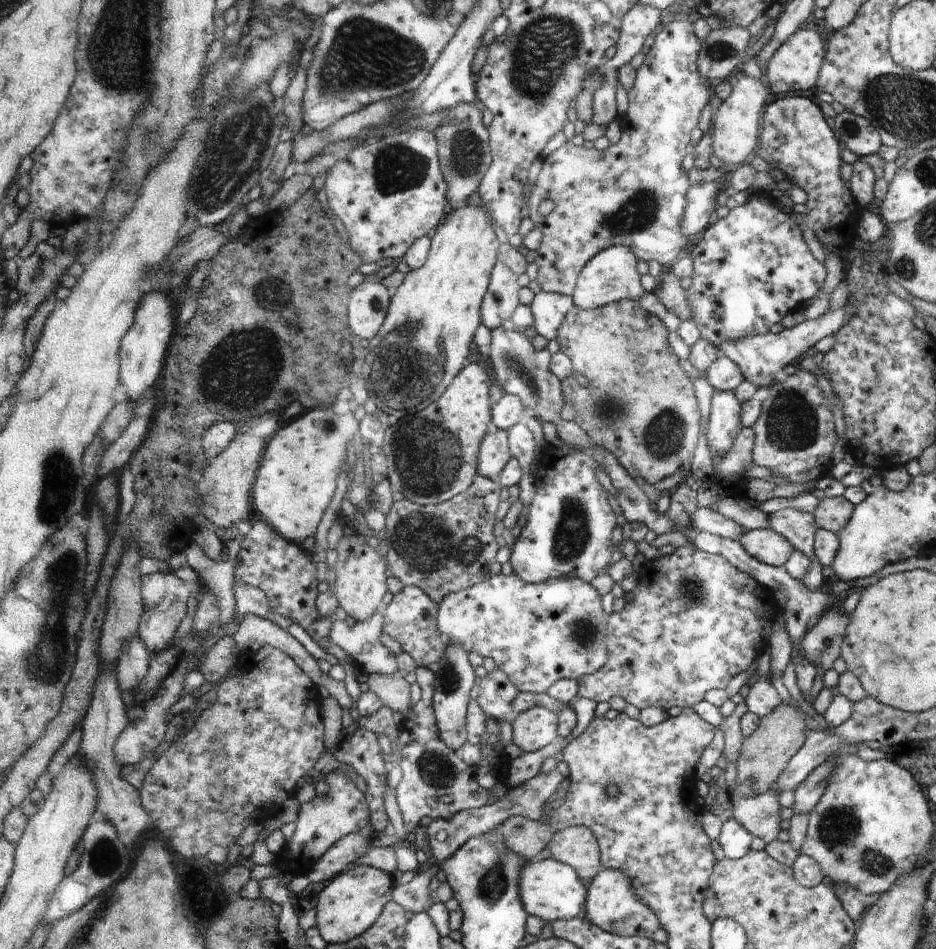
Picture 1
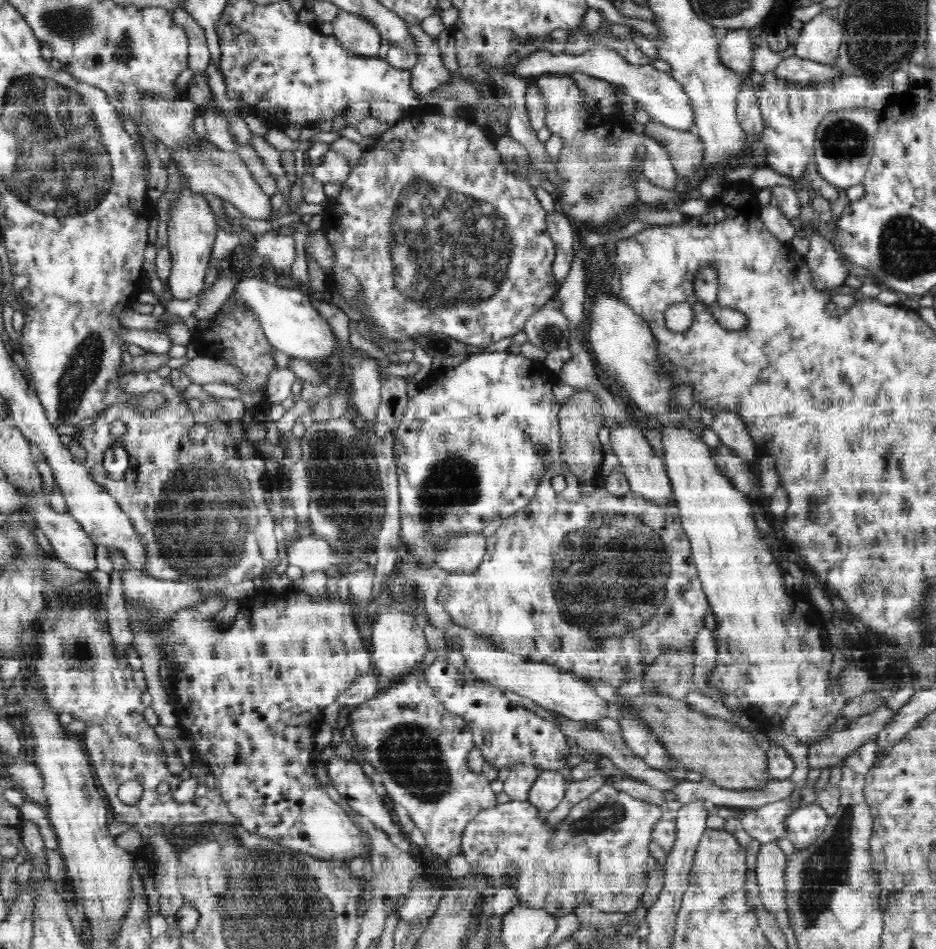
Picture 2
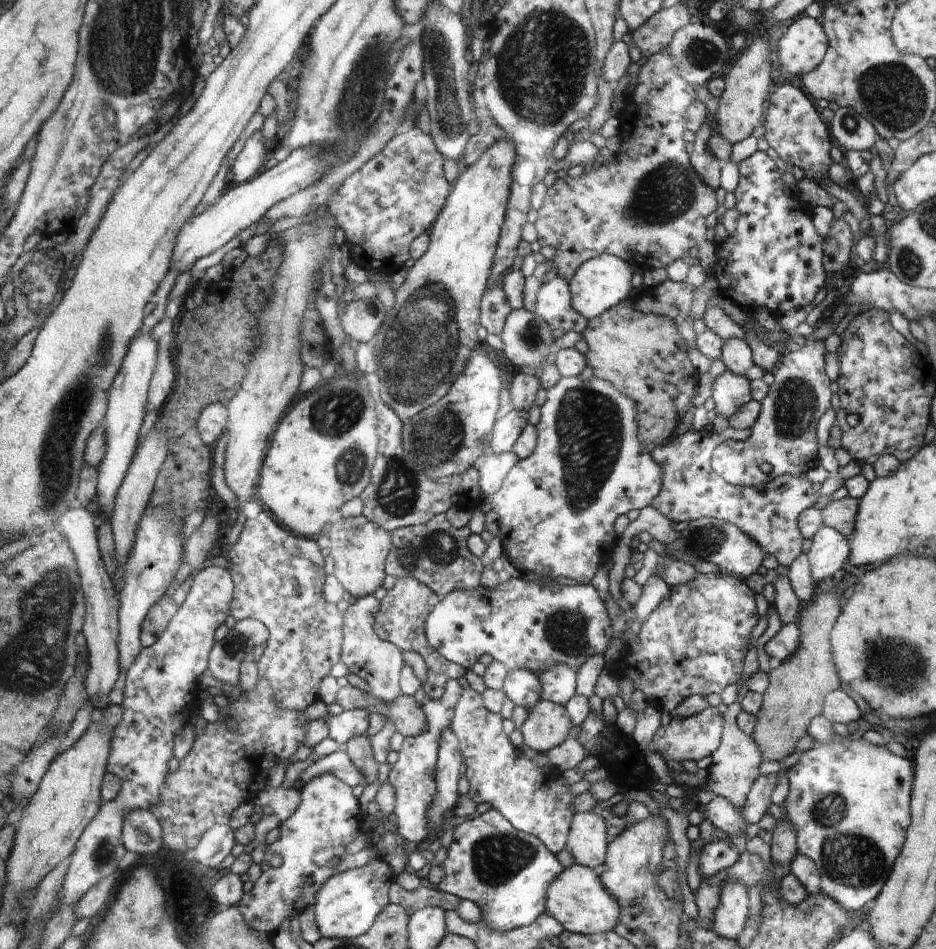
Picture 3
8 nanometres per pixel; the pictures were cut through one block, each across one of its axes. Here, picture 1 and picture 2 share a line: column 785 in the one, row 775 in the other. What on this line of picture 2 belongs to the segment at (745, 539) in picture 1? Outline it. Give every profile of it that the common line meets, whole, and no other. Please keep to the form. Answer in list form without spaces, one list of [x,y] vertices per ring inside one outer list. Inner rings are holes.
[[[544,770],[540,772],[540,776],[536,778],[528,802],[532,806],[536,806],[536,810],[540,812],[540,816],[544,820],[548,820],[548,814],[560,806],[560,802],[566,796],[566,788],[568,784],[564,782],[564,776],[560,772],[554,770]]]

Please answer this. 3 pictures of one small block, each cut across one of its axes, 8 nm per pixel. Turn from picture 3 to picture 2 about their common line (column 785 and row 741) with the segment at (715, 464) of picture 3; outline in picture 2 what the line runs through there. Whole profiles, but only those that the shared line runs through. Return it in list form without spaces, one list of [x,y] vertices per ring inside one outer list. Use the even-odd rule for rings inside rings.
[[[412,672],[402,684],[384,686],[374,700],[356,706],[356,710],[352,710],[348,716],[348,726],[354,736],[352,748],[356,750],[358,760],[366,760],[368,764],[372,764],[384,782],[388,798],[408,810],[412,822],[416,822],[418,830],[424,834],[426,852],[434,852],[444,862],[448,862],[456,854],[462,854],[464,828],[480,812],[498,806],[496,794],[490,790],[490,782],[486,780],[486,776],[470,770],[468,766],[468,756],[472,748],[476,748],[474,734],[468,728],[468,722],[444,708],[444,704],[430,690],[424,674]]]

